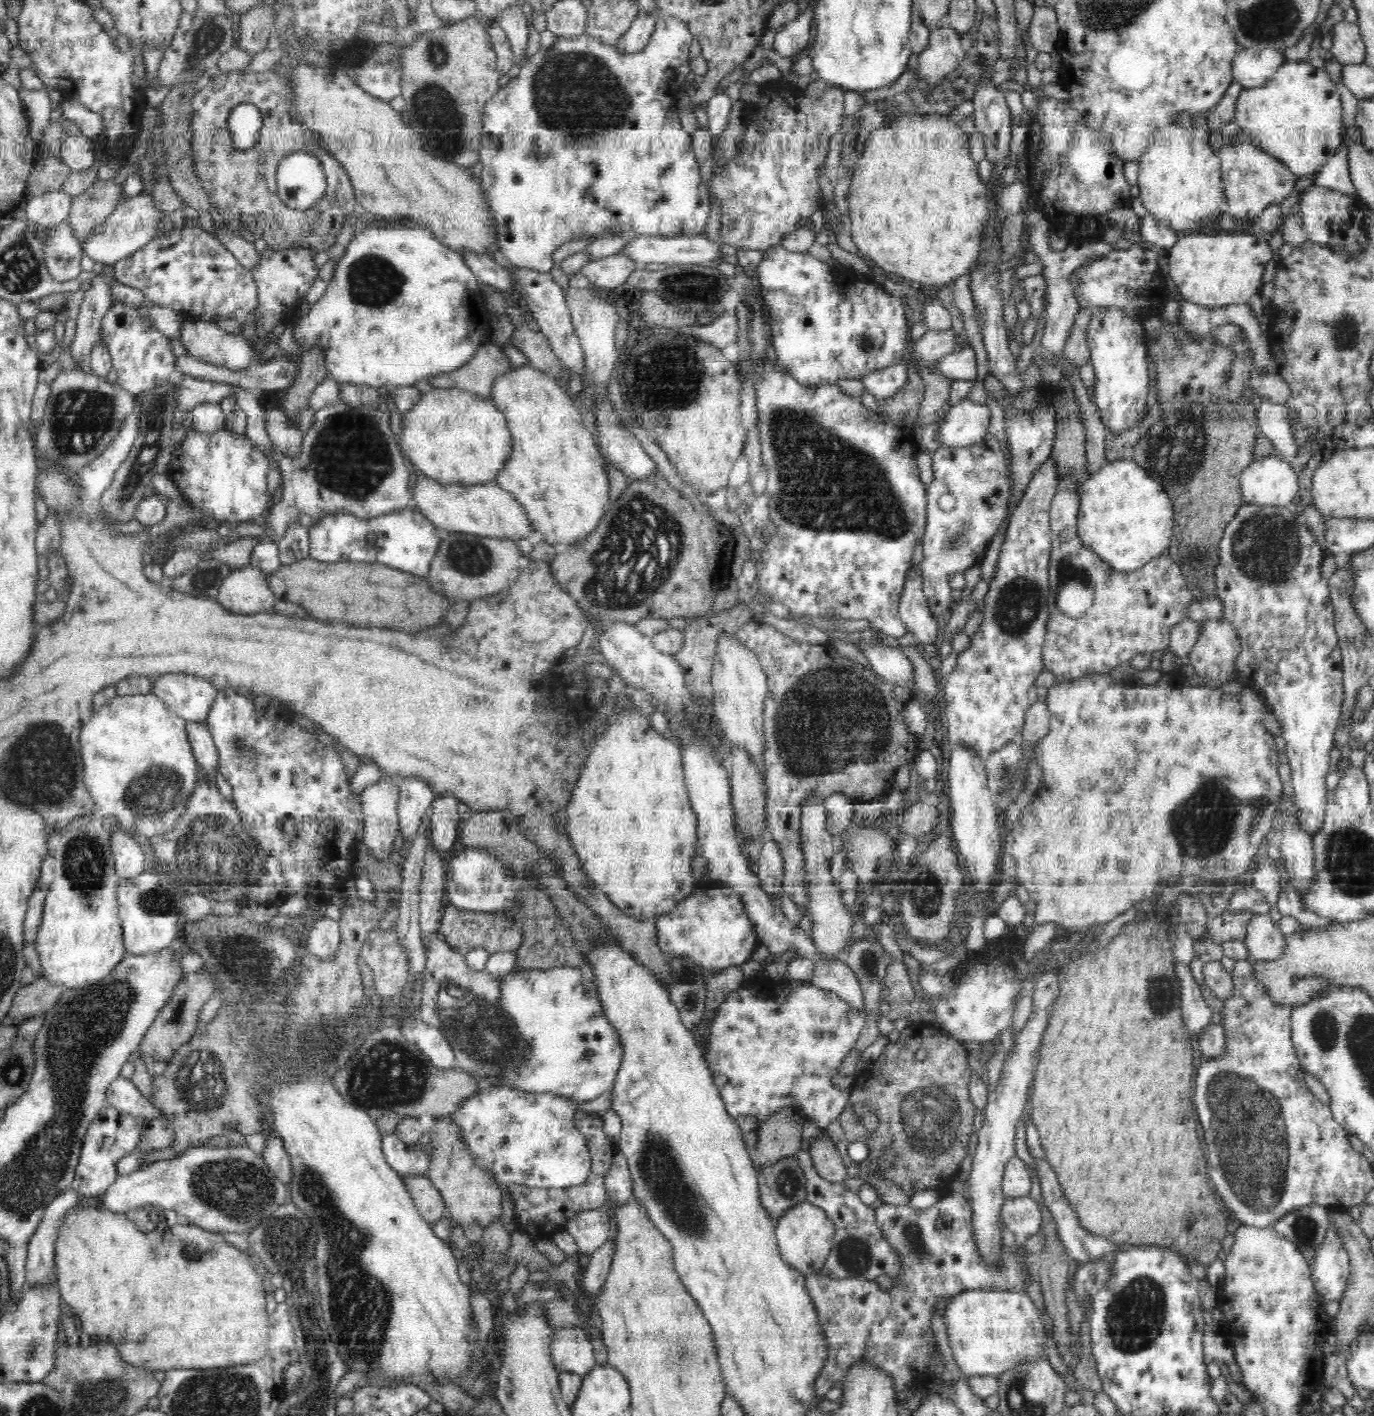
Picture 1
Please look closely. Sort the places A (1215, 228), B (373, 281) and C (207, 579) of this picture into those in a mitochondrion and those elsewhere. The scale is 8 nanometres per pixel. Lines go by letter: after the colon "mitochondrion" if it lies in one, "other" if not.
A: other
B: mitochondrion
C: mitochondrion

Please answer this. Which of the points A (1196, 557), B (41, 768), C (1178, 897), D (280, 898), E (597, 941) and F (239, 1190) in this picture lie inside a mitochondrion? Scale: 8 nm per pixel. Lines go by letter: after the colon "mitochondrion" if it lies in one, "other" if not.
A: mitochondrion
B: mitochondrion
C: other
D: other
E: other
F: mitochondrion

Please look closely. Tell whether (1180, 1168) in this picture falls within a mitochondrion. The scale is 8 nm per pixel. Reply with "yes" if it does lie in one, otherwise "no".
no

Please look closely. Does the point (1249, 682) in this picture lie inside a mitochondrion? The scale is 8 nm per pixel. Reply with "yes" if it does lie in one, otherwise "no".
no

